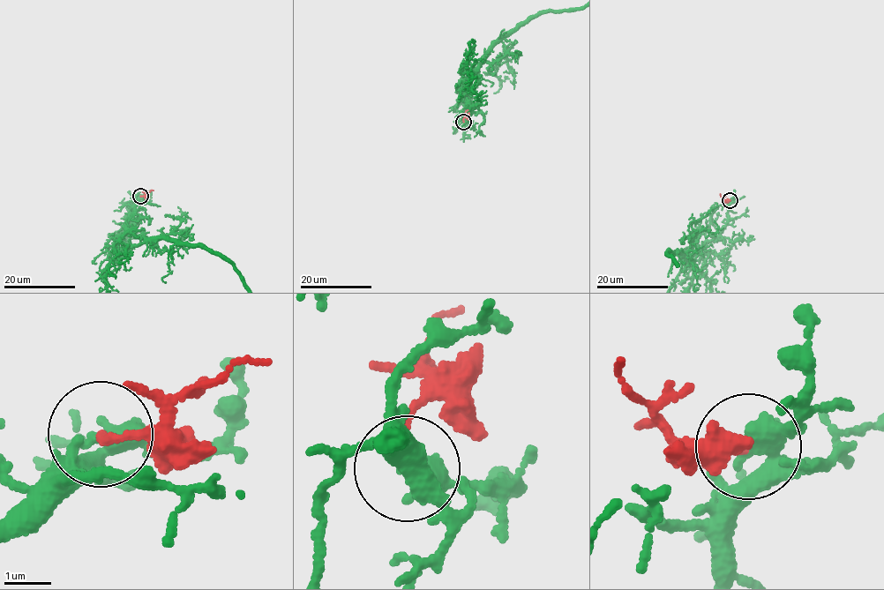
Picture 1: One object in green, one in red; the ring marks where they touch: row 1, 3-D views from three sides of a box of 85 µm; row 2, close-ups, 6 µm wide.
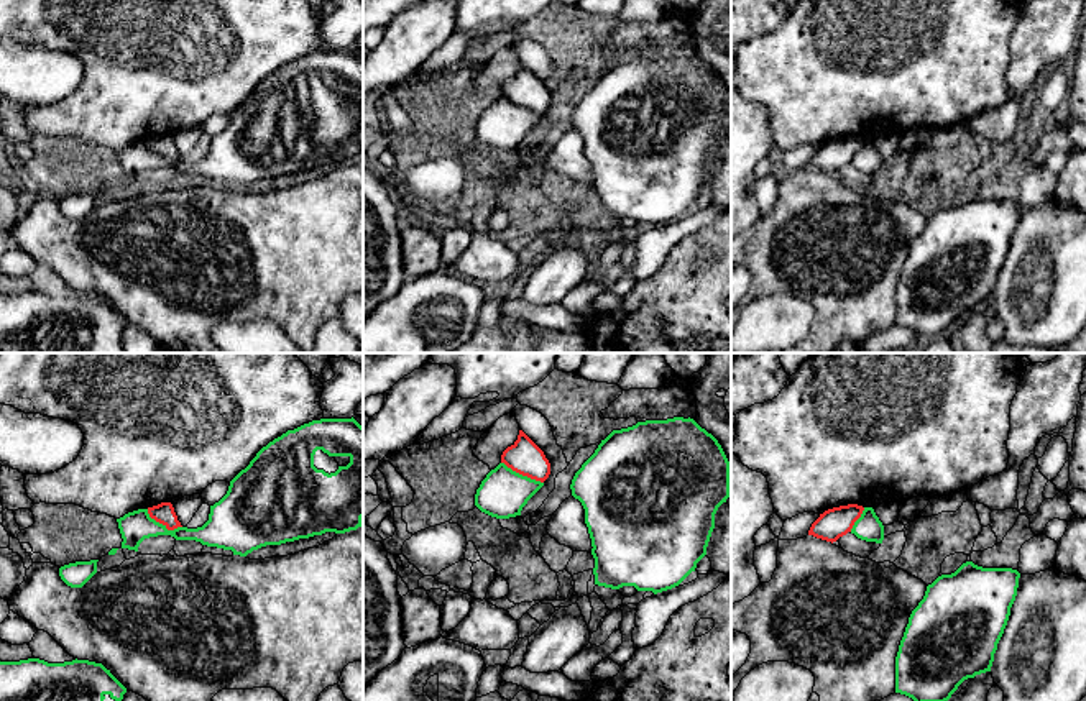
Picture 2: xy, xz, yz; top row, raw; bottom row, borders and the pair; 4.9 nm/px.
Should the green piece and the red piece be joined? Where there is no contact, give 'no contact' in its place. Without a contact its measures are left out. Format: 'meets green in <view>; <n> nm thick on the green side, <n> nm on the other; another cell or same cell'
meets green in xz; 240 nm thick on the green side, 170 nm on the other; another cell

